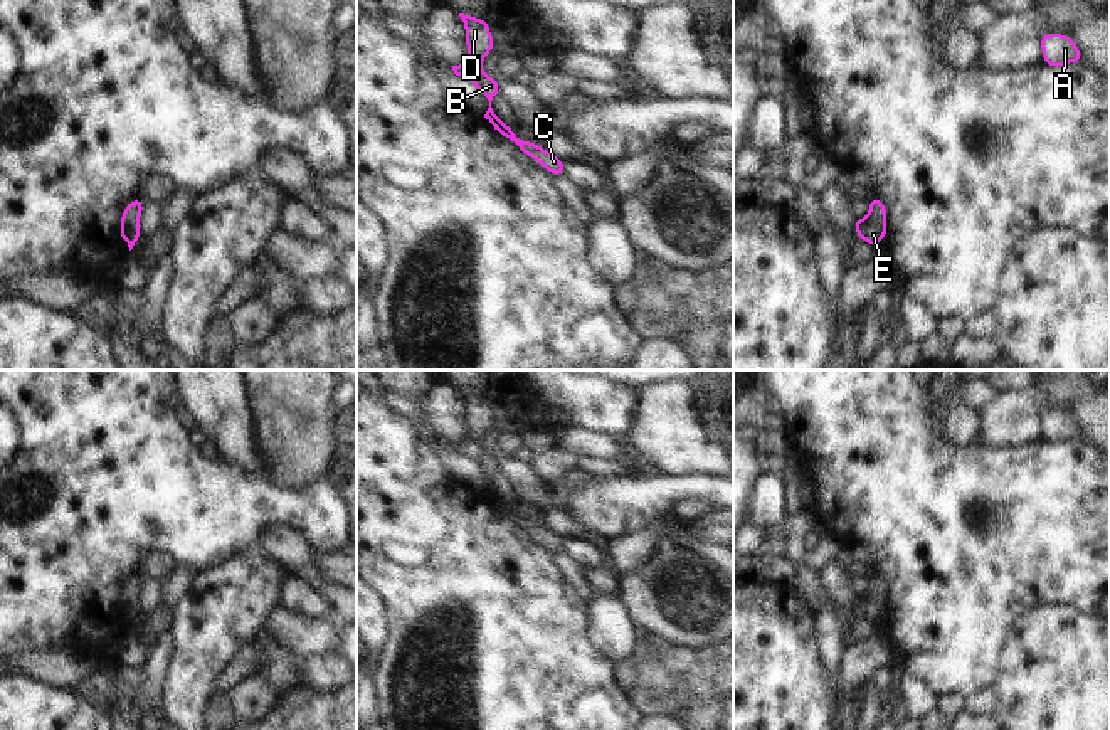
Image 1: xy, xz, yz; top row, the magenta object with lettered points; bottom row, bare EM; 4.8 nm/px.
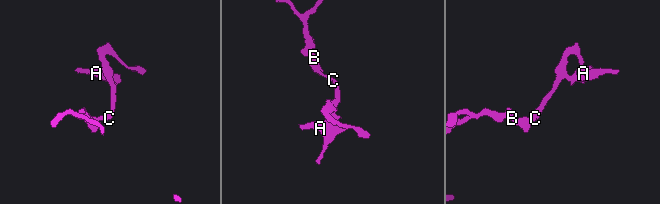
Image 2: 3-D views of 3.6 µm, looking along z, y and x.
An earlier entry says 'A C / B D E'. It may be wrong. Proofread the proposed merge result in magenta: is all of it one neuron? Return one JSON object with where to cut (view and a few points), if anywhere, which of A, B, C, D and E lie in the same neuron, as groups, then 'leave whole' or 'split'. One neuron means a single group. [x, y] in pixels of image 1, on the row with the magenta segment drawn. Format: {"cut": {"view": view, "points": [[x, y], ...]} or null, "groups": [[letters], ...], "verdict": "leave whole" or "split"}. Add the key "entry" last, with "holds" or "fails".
{"cut": null, "groups": [["A", "B", "C", "D", "E"]], "verdict": "leave whole", "entry": "fails"}

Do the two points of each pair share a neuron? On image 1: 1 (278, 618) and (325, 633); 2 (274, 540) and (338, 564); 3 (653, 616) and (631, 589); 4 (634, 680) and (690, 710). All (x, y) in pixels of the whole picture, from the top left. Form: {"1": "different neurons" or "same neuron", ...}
{"1": "same neuron", "2": "different neurons", "3": "same neuron", "4": "same neuron"}

